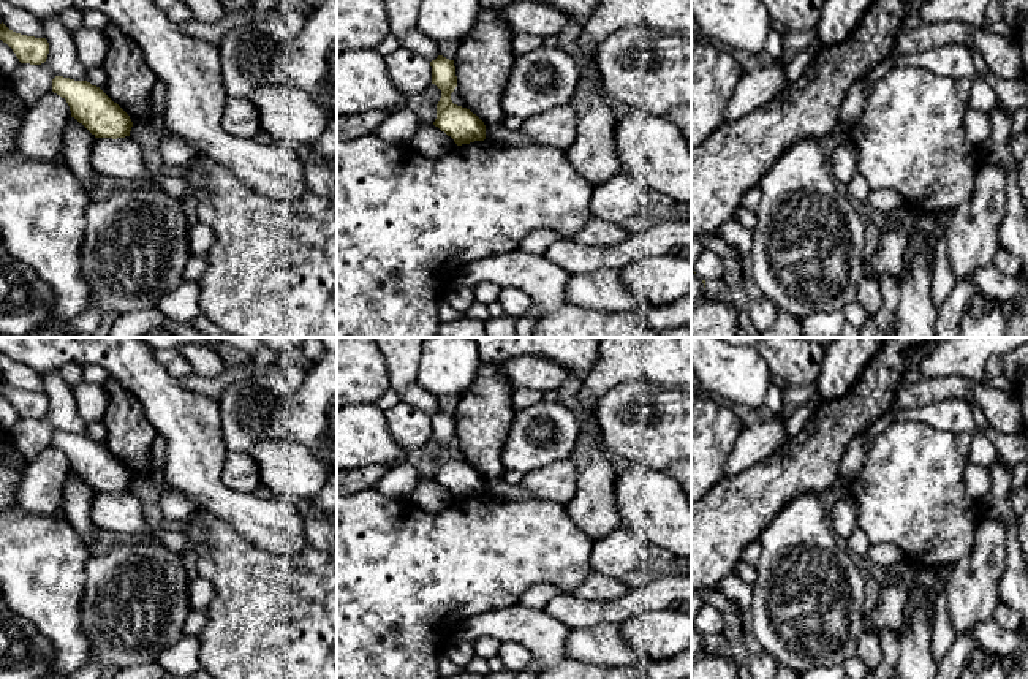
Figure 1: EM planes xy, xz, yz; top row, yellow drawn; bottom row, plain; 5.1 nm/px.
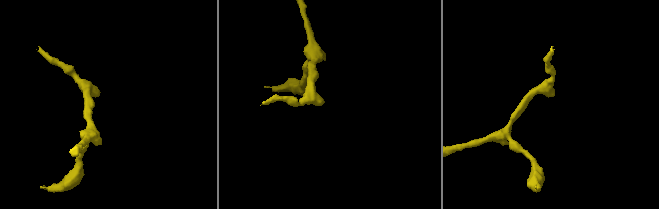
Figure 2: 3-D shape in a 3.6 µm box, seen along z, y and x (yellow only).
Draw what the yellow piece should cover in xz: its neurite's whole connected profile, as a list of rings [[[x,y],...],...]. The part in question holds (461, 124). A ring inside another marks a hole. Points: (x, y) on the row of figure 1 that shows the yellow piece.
[[[438,55],[430,62],[430,66],[432,84],[441,90],[433,125],[451,136],[457,146],[484,141],[484,122],[470,109],[457,106],[451,100],[451,93],[457,87],[454,60]]]

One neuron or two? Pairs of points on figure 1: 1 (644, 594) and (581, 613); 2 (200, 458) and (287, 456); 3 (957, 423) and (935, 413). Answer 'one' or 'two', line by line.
1: one
2: two
3: one

